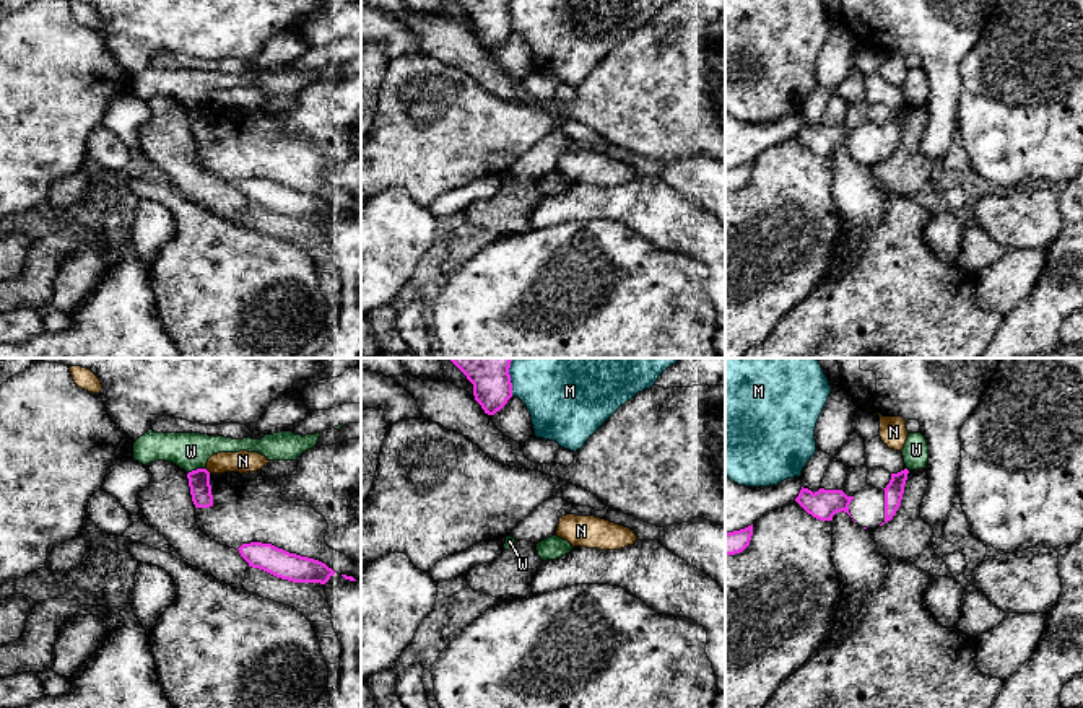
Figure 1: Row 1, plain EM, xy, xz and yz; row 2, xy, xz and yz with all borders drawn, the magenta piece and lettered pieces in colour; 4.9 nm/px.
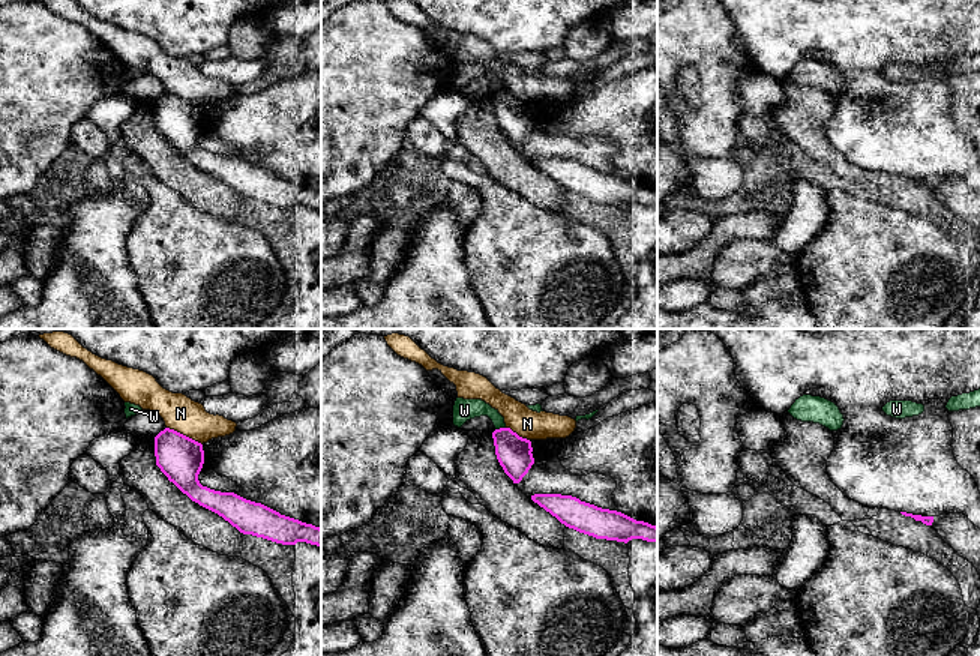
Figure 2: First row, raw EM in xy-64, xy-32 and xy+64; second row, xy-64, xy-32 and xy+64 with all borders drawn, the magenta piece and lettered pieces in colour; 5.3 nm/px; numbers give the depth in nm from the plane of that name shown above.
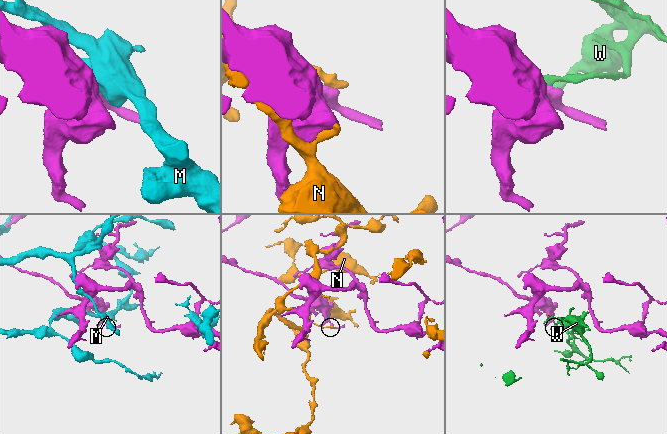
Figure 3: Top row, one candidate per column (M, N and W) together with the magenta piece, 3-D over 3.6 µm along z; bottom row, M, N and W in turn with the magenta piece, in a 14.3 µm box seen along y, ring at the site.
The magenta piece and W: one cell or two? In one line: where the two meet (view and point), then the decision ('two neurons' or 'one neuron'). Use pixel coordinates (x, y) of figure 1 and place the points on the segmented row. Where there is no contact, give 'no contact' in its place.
contact xy (197, 469); two neurons

